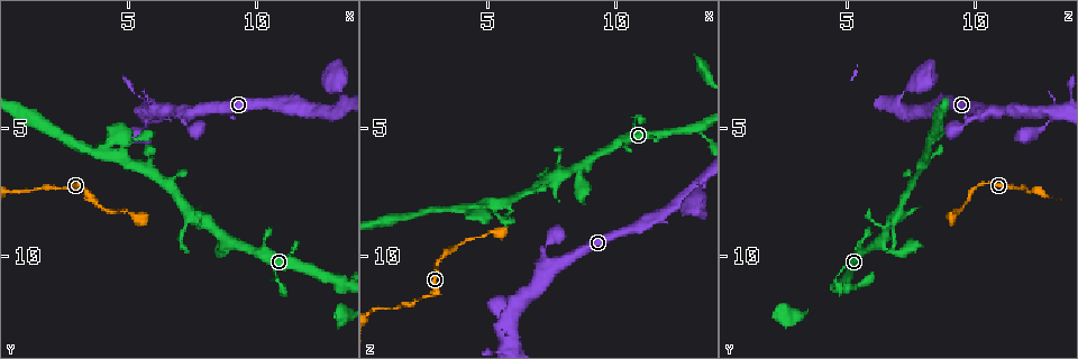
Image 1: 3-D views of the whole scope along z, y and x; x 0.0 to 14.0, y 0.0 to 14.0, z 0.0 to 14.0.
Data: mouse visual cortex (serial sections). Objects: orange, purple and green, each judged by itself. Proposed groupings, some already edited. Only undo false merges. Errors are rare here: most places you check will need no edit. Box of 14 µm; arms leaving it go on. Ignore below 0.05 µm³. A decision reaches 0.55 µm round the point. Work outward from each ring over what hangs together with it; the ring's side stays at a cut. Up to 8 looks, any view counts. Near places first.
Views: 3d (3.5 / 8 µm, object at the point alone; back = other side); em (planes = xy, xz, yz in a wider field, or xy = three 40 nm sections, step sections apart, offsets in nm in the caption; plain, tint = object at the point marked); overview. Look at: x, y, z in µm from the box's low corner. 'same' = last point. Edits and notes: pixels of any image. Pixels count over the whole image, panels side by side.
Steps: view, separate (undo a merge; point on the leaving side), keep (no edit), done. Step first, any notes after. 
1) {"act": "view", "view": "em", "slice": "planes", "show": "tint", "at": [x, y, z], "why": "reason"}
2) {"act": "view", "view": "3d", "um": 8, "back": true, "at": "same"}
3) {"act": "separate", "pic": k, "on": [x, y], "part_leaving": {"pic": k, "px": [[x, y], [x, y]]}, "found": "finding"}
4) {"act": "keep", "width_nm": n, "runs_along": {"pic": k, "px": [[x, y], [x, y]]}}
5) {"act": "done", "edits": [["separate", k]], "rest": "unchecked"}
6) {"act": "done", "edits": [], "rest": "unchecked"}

{"act": "view", "view": "3d", "um": 3.5, "at": [7.7, 8.5, 6.9], "why": "sharp bend"}

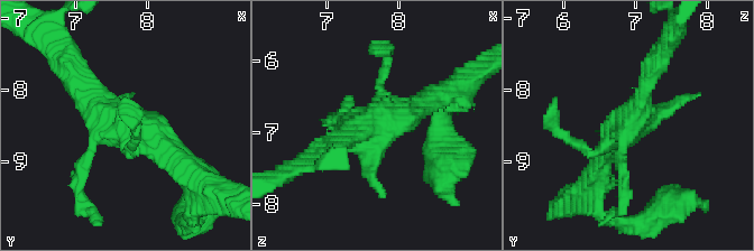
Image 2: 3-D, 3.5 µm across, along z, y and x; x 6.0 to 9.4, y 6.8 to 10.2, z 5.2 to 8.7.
{"act": "view", "view": "em", "slice": "planes", "show": "tint", "at": [7.85, 8.50, 6.80]}

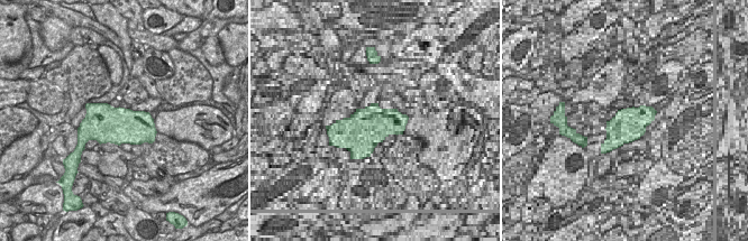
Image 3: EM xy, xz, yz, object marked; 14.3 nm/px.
{"act": "keep", "found": "all the same cell"}

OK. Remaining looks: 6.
{"act": "view", "view": "3d", "um": 3.5, "back": true, "at": [4.9, 5.5, 8.3], "why": "sharp bend"}

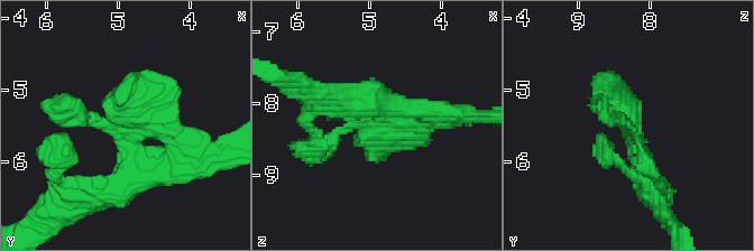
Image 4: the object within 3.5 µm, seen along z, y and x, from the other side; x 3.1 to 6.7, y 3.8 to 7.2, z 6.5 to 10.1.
{"act": "view", "view": "em", "slice": "planes", "show": "tint", "at": [5.00, 5.45, 8.30], "why": "shape alone is not enough"}

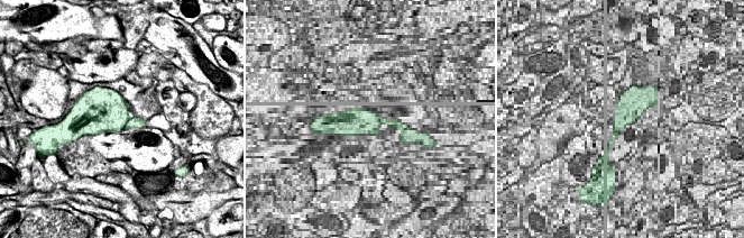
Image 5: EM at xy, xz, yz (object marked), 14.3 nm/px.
{"act": "keep", "runs_along": {"pic": 4, "px": [[130, 183], [130, 128], [55, 104]]}, "found": "one cell here"}

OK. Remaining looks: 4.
{"act": "view", "view": "3d", "um": 3.5, "at": [13.3, 11.1, 5.0], "why": "branch point"}

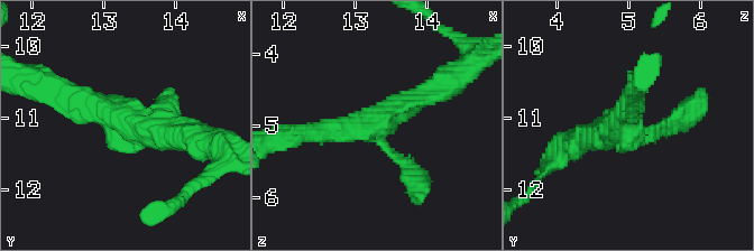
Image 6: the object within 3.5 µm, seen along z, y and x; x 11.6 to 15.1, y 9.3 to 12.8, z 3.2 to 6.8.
{"act": "view", "view": "em", "slice": "xy", "step": 5, "show": "plain", "at": [13.20, 11.15, 5.00], "arms": 3, "arm_widths_nm": [150, 300, 350], "why": "shape alone is not enough"}

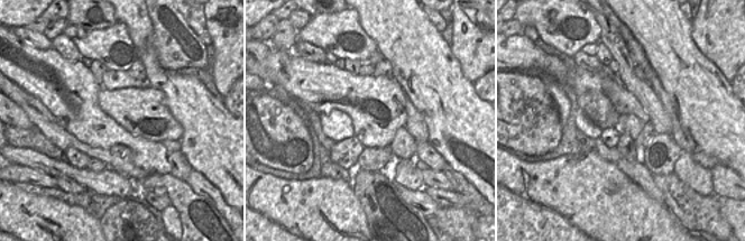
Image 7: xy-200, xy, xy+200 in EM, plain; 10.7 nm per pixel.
{"act": "view", "view": "em", "slice": "xy", "step": 5, "show": "tint", "at": "same", "why": "with the object marked"}

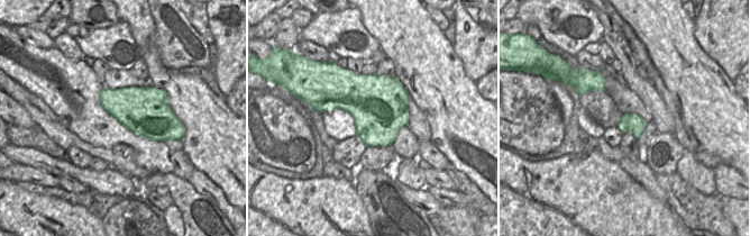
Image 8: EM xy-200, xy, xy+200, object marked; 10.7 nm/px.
{"act": "keep", "runs_along": {"pic": 6, "px": [[57, 84], [172, 136]]}, "found": "all the same cell"}

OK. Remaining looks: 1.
{"act": "done", "edits": [], "rest": "unchecked"}

